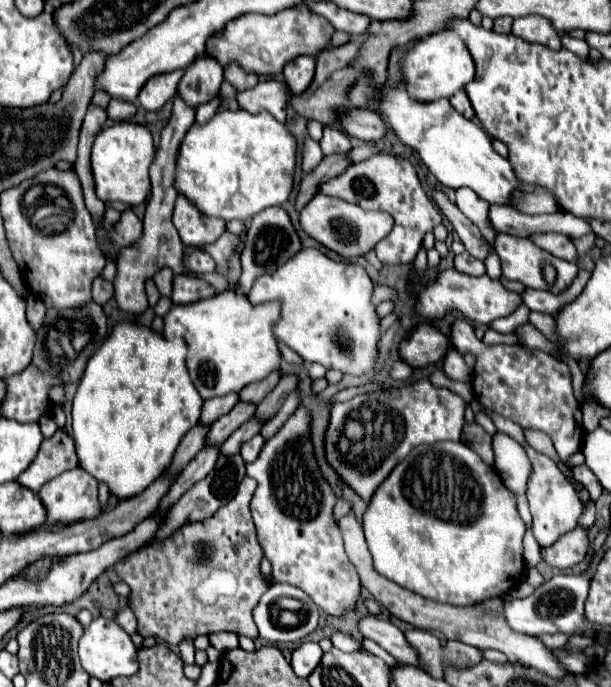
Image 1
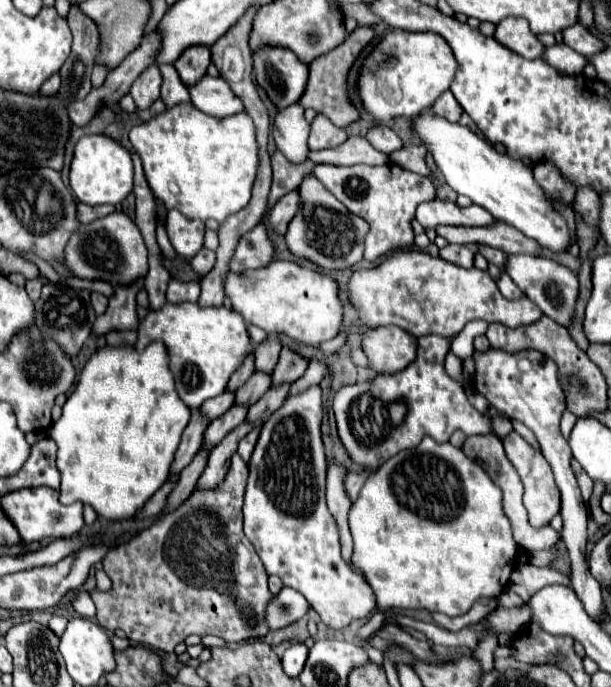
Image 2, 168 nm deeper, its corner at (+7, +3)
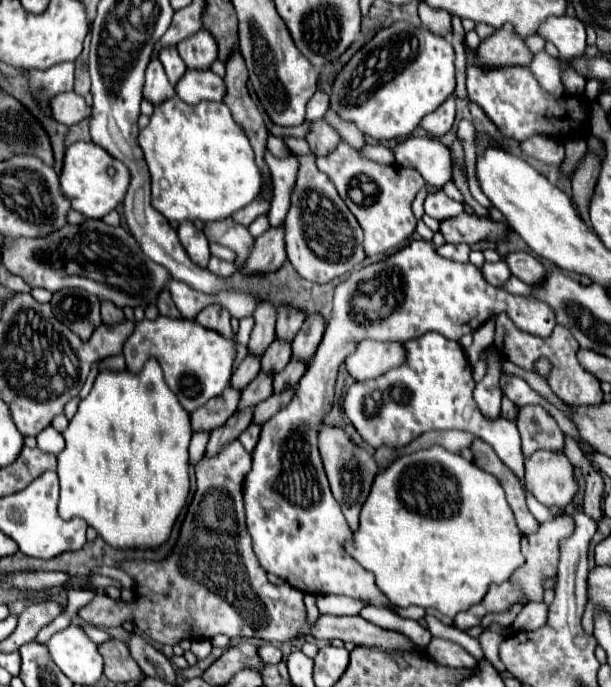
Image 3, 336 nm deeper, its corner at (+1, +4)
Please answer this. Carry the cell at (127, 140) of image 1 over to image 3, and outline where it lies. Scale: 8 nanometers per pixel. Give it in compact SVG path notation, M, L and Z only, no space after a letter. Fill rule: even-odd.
M75 142L75 144L67 146L67 150L65 150L63 172L59 178L61 178L63 192L71 198L73 210L83 212L87 218L103 218L107 212L117 208L121 204L121 200L125 198L125 192L129 186L129 168L125 164L121 164L121 160L113 160L113 156L109 156L109 152L105 152L103 148L97 148L97 144L93 144L93 142ZM109 168L115 170L113 176L107 172Z

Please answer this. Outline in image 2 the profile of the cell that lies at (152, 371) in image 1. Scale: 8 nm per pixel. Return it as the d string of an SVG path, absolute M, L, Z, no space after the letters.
M153 341L141 353L135 353L135 349L131 345L125 345L125 347L109 347L107 345L107 347L99 349L99 351L95 351L93 357L89 359L89 363L85 365L85 369L83 369L73 393L69 395L59 421L53 423L53 427L49 429L49 437L57 443L57 469L61 473L61 497L59 497L59 501L63 505L71 505L71 503L77 503L77 501L83 503L83 505L91 505L99 517L105 517L109 521L133 519L137 515L137 511L149 501L149 497L167 481L175 451L177 451L179 441L181 441L181 433L183 433L183 429L189 423L189 415L191 415L189 407L183 405L183 401L179 399L179 395L175 391L173 377L171 377L169 365L167 365L167 349L165 349L165 345L161 341Z

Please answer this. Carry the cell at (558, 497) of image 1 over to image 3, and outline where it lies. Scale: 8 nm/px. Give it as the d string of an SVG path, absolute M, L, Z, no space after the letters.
M537 450L525 458L525 486L547 508L565 508L577 492L571 462L553 450Z

